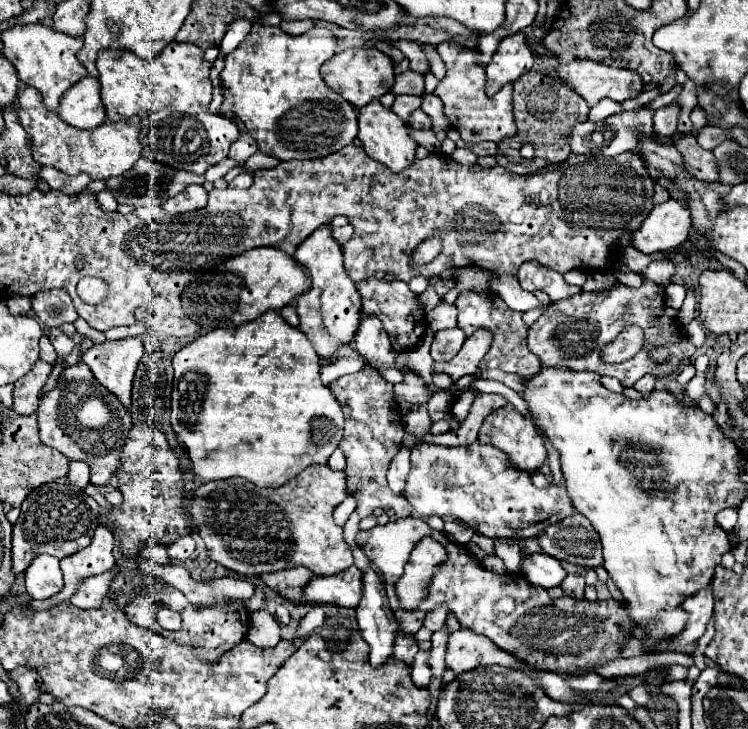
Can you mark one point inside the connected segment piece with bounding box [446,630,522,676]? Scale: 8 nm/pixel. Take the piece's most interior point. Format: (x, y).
(466, 651)

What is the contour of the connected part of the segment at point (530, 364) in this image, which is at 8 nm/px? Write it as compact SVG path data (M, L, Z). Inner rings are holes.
M462 292L456 298L456 308L458 308L458 328L464 330L466 336L472 336L476 330L484 328L492 332L492 346L486 352L486 356L480 362L482 370L488 368L500 368L504 372L514 372L522 376L534 376L540 372L540 358L532 354L526 346L526 336L528 336L528 326L522 322L522 312L512 312L508 306L496 306L498 302L492 296L482 296L476 292Z

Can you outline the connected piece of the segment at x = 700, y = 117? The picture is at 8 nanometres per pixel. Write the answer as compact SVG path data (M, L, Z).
M696 108L692 114L690 114L690 120L692 121L692 130L686 135L697 136L699 131L706 125L706 120L704 120L704 114Z

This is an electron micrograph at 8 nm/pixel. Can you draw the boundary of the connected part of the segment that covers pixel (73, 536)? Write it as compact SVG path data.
M48 482L34 488L20 506L22 514L12 532L12 562L14 574L22 574L38 554L56 558L72 556L92 542L98 526L100 506L84 490L72 488L70 482Z

